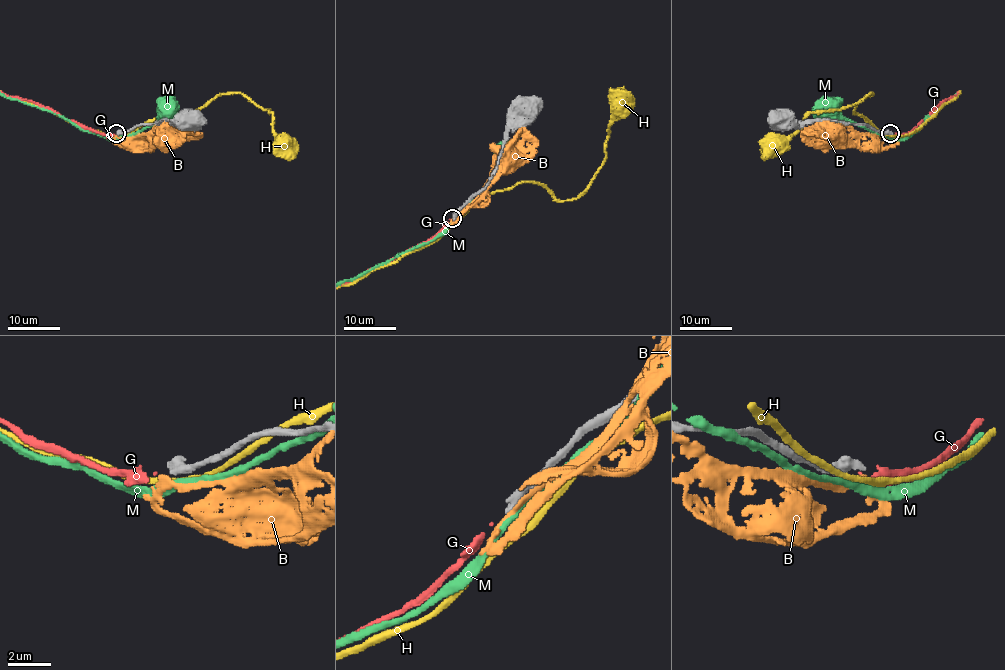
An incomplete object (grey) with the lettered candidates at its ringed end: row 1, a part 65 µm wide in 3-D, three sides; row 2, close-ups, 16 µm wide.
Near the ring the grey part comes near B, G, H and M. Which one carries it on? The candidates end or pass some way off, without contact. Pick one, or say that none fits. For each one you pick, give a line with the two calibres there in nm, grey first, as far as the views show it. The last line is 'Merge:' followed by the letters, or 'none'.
G: Thickness 500 nm (grey) against 140 nm
Merge: G

